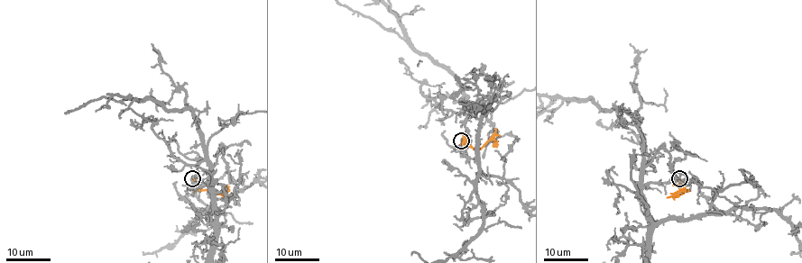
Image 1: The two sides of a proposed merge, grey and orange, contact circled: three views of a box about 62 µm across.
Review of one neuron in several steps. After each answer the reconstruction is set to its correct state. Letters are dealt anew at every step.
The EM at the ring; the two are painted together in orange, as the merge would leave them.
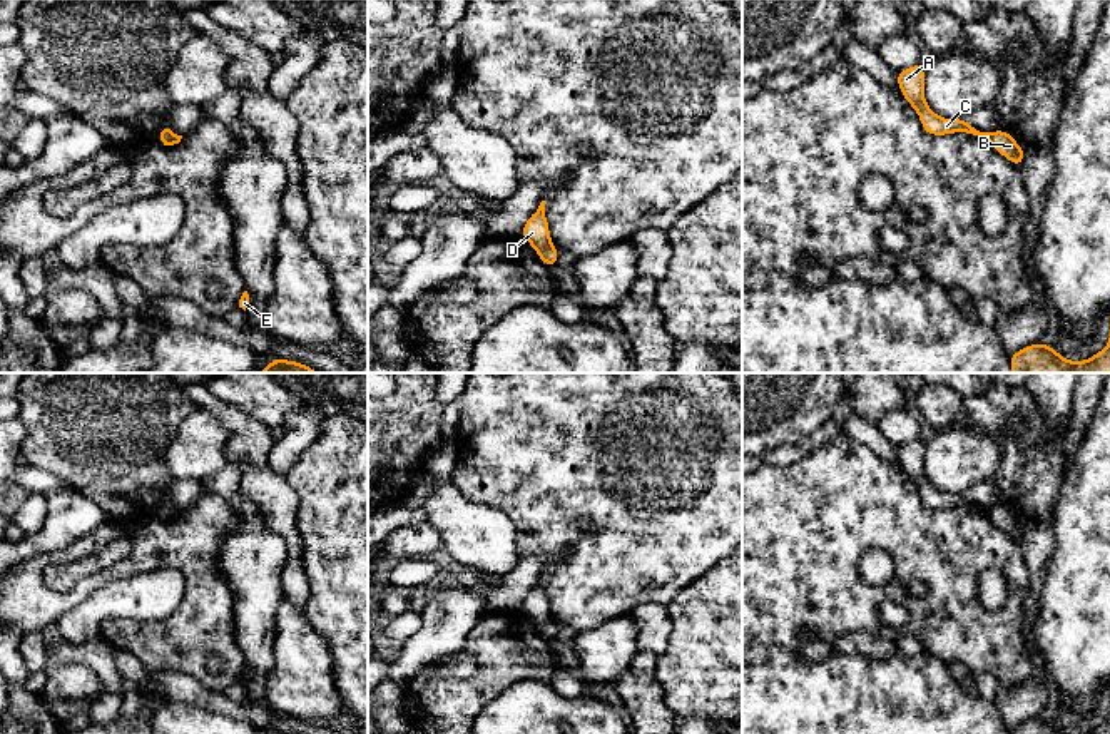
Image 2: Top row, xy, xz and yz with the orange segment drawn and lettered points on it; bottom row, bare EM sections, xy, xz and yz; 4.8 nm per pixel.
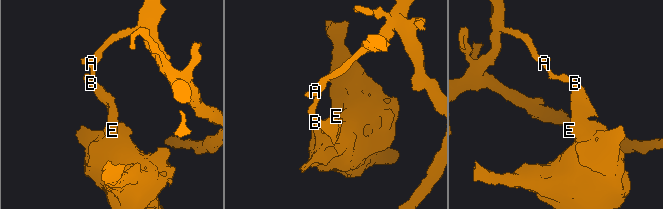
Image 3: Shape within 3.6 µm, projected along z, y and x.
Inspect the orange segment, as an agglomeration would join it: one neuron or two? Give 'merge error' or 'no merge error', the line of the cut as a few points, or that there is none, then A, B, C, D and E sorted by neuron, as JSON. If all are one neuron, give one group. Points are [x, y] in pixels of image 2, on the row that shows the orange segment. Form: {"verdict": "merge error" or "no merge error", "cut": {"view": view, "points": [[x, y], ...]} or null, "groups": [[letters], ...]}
{"verdict": "merge error", "cut": {"view": "xz", "points": [[550, 243], [535, 249]]}, "groups": [["A", "C", "D"], ["B", "E"]]}

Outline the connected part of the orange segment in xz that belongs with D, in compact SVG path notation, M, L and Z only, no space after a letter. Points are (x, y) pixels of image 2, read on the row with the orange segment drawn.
M545 201L540 202L538 209L528 217L520 236L533 246L533 249L543 249L552 244L550 227L545 217Z

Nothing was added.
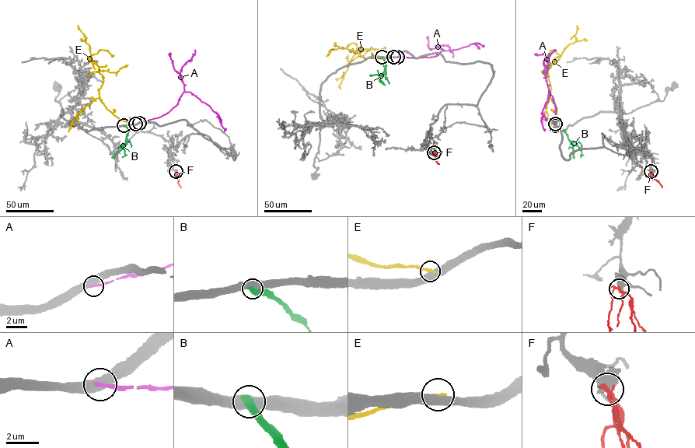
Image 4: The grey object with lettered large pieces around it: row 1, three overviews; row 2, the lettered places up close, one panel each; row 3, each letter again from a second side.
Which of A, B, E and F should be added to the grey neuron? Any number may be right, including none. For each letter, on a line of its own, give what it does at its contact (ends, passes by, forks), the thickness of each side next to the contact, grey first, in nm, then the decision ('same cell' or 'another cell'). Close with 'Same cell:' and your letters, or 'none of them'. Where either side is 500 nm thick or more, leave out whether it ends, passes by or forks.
A: 550 nm thick on the grey side, 240 nm on the other; another cell
B: 600 nm thick on the grey side, 500 nm on the other; another cell
E: 500 nm thick on the grey side, 280 nm on the other; another cell
F: it forks there; 480 nm thick on the grey side, 190 nm on the other; another cell
Same cell: none of them

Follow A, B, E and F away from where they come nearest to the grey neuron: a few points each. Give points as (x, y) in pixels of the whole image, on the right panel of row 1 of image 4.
A: (555, 123), (555, 107), (549, 92), (542, 112), (544, 131)
B: (555, 126), (564, 131), (571, 144), (578, 146), (581, 152), (580, 157)
E: (555, 124), (557, 107), (550, 97), (546, 70), (557, 61), (567, 46), (576, 40), (577, 25)
F: (651, 171), (653, 178), (662, 187)

